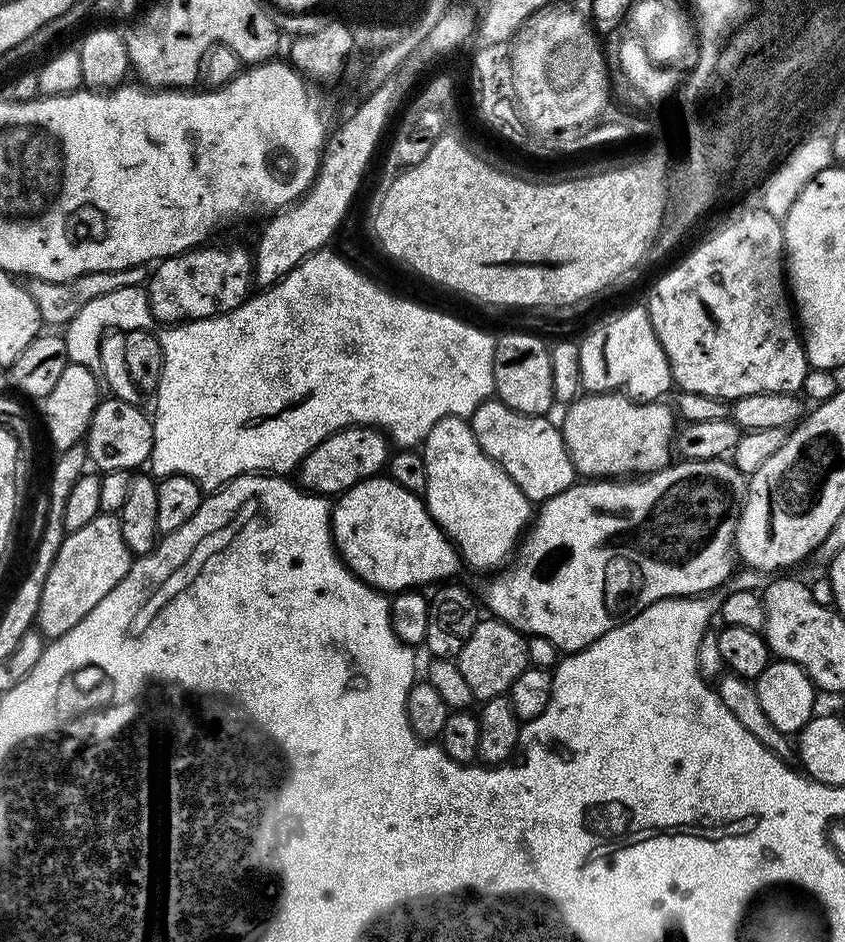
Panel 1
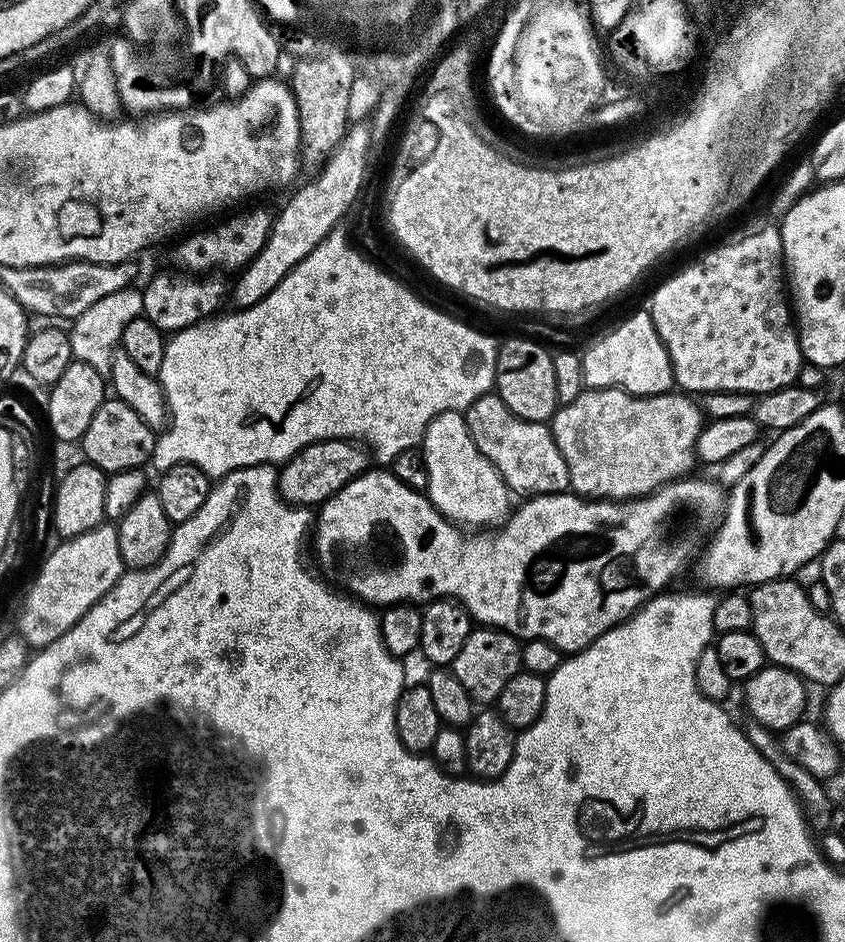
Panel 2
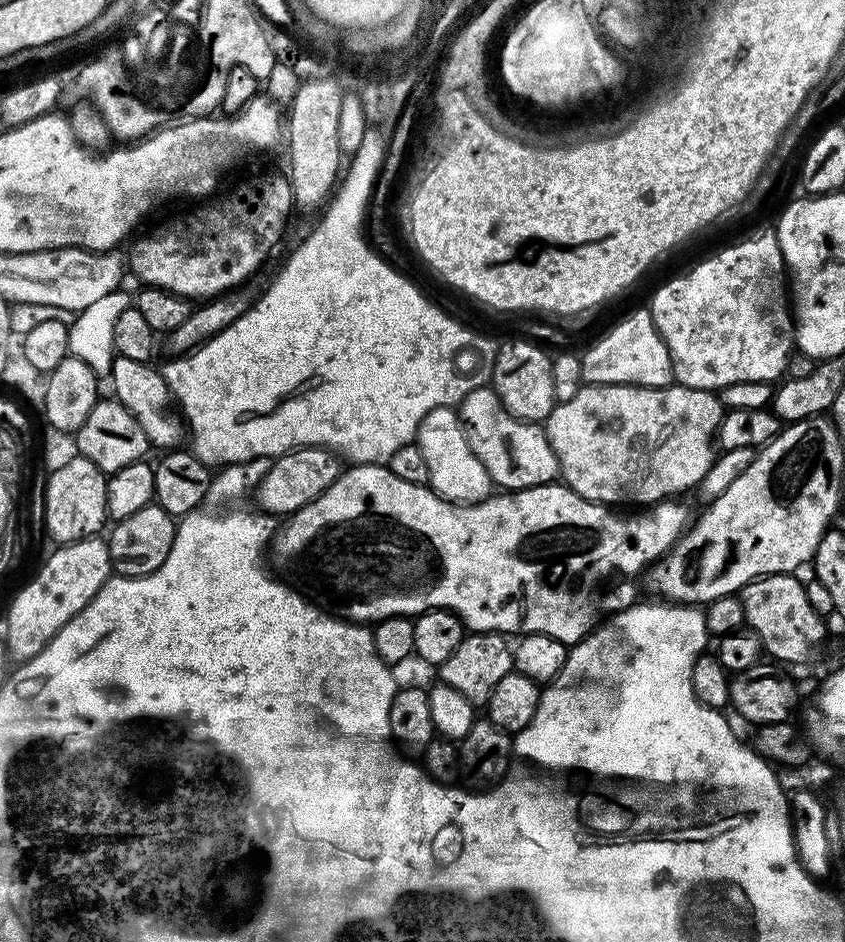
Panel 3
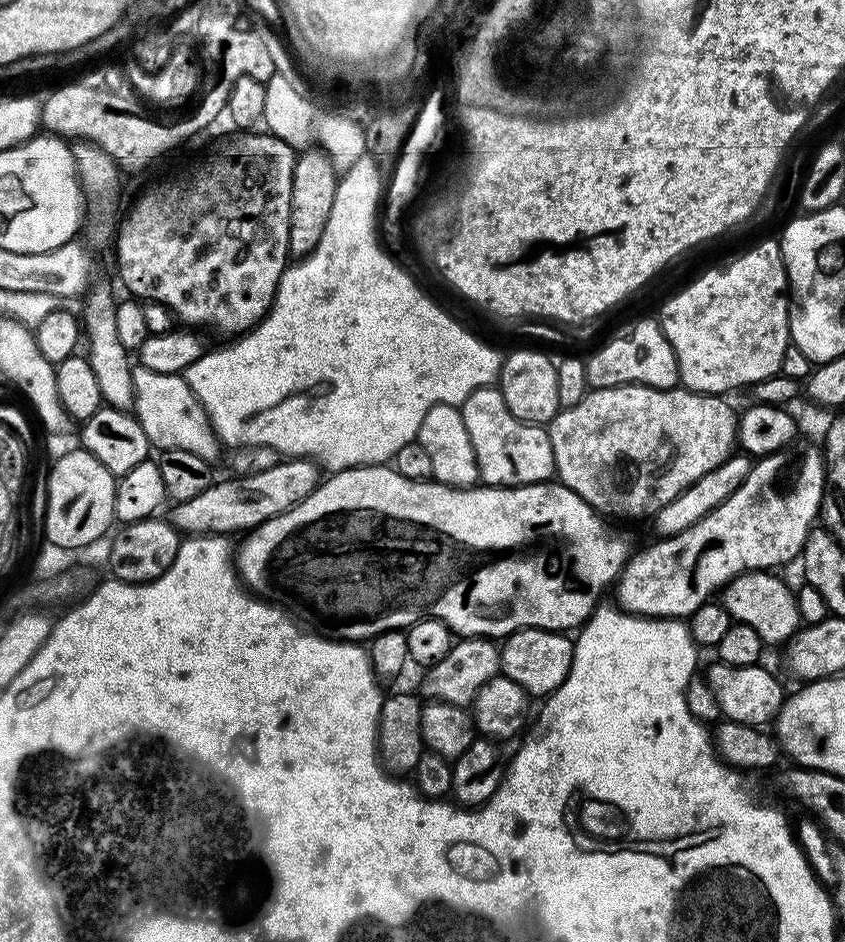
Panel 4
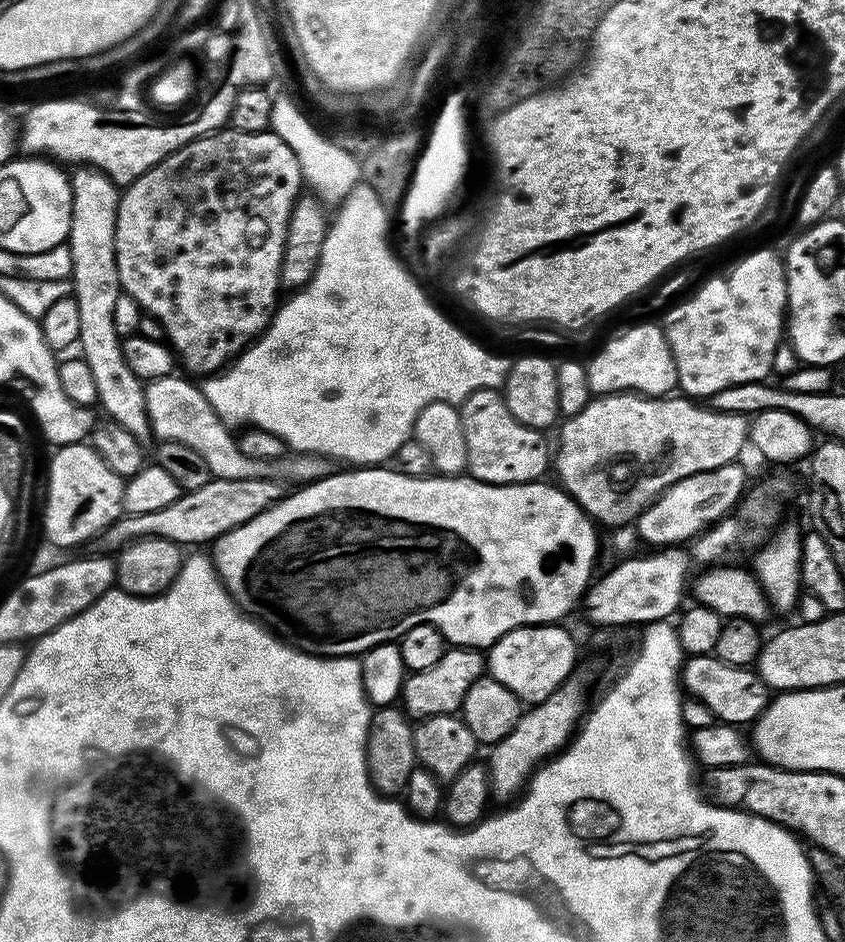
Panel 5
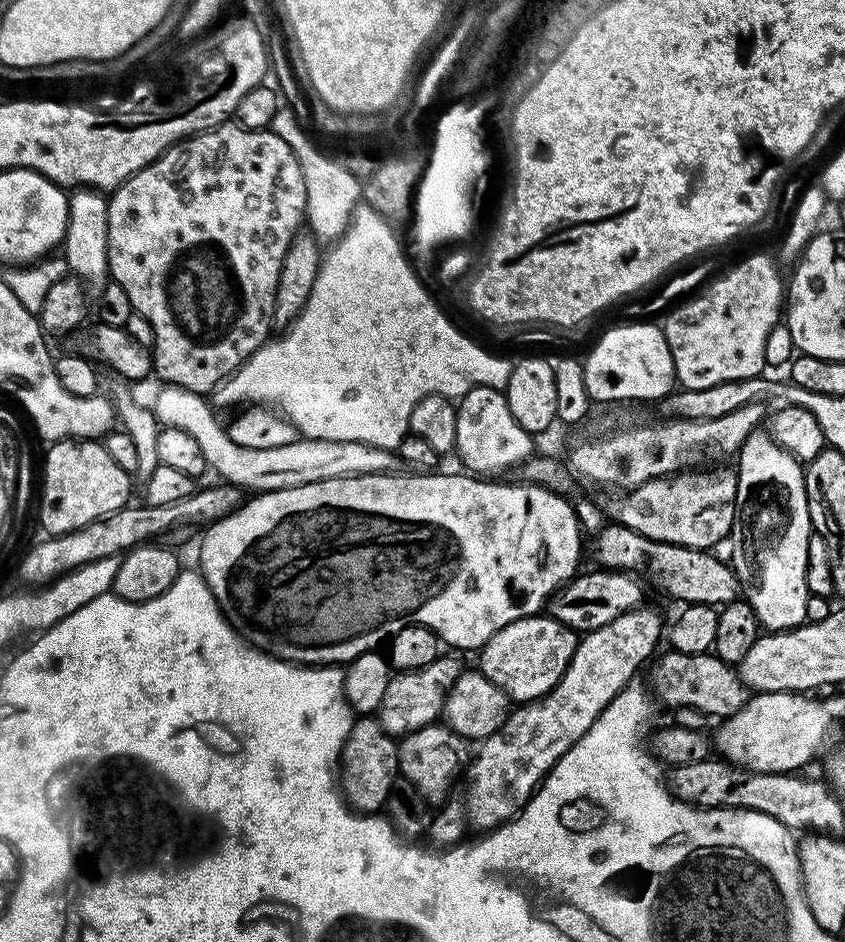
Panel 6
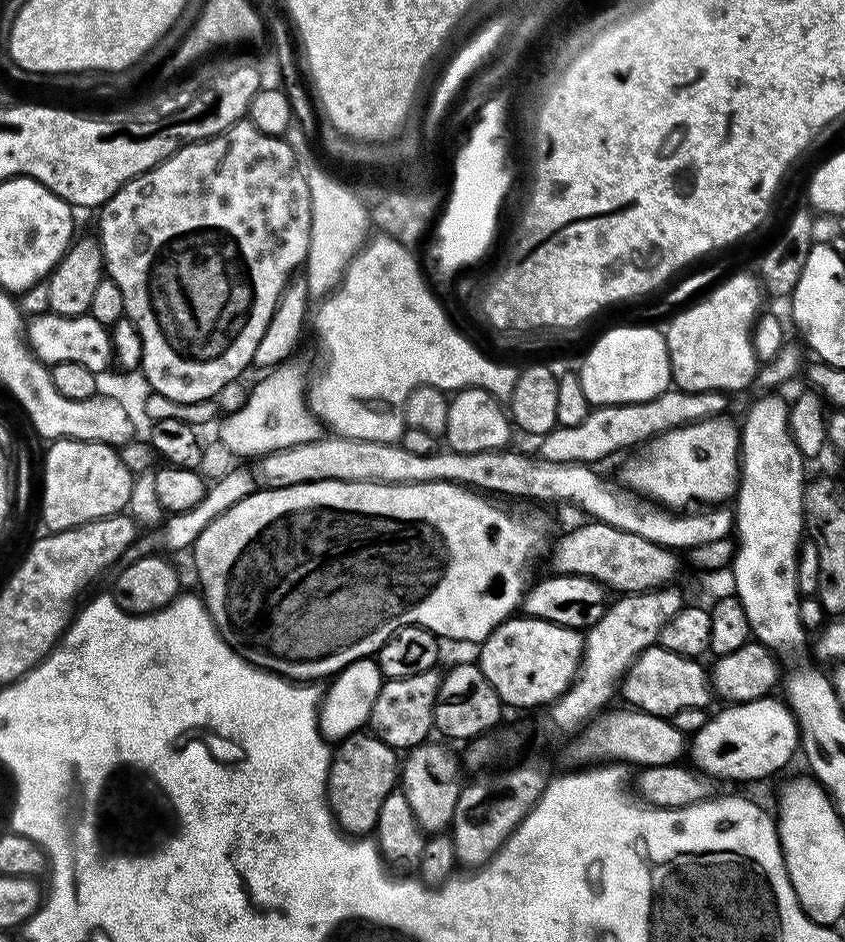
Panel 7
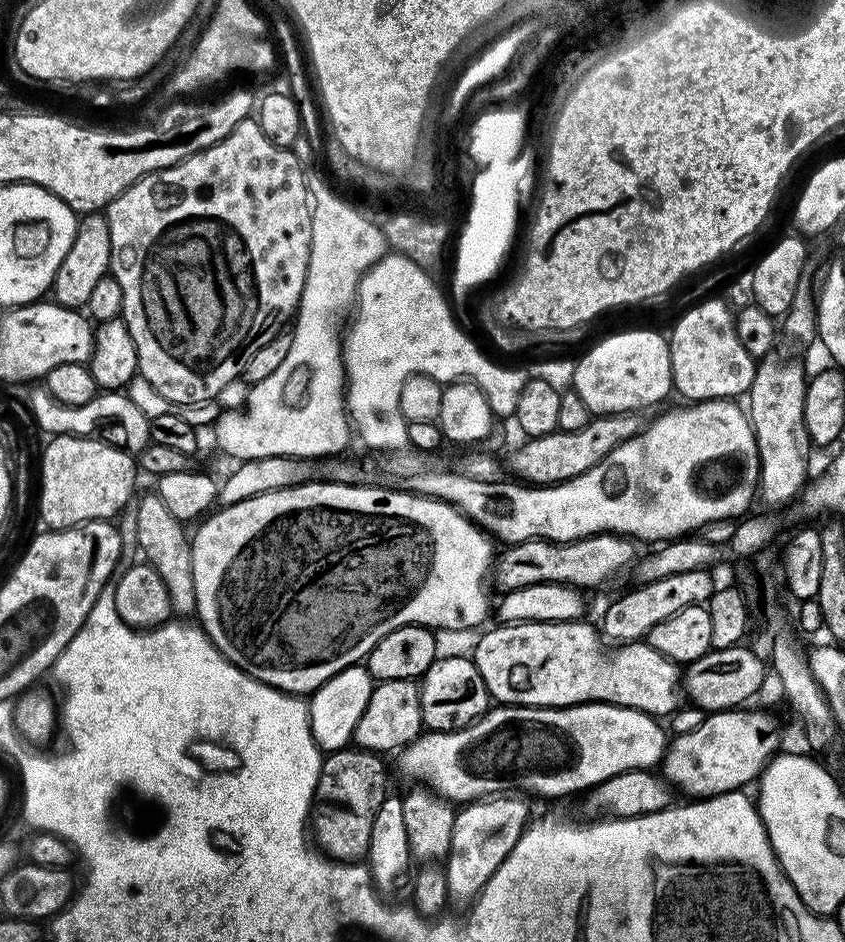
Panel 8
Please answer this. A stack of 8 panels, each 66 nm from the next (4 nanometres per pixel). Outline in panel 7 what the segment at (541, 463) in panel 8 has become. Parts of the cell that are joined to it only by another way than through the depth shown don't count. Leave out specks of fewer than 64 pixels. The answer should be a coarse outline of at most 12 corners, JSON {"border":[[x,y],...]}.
{"border":[[672,386],[601,404],[539,441],[539,459],[596,466],[674,428],[723,417],[727,392]]}

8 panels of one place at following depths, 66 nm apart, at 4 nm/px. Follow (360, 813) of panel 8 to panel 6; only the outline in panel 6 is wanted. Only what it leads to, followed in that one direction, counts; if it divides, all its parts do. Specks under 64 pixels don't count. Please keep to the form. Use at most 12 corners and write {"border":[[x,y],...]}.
{"border":[[357,719],[342,753],[342,792],[379,813],[401,772],[379,719]]}

